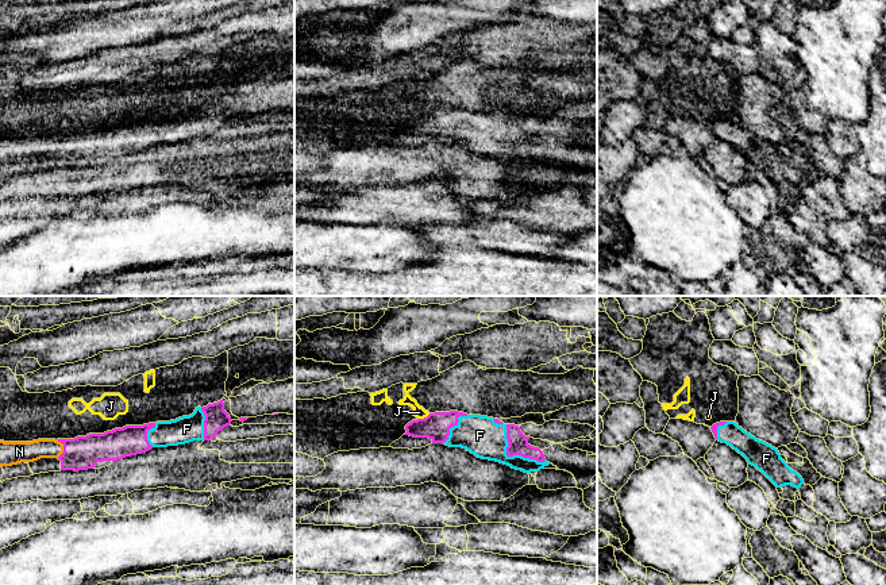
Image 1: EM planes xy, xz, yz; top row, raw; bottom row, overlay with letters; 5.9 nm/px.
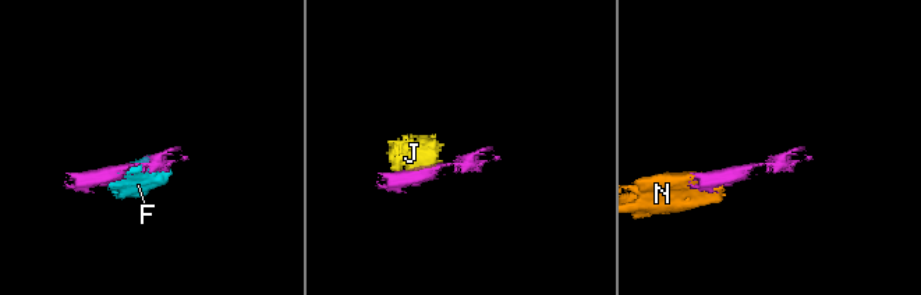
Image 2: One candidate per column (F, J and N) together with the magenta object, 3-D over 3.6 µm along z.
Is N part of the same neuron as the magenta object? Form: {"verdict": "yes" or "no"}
{"verdict": "yes"}

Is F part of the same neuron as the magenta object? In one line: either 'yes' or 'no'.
yes

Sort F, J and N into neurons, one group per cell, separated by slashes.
F N / J

